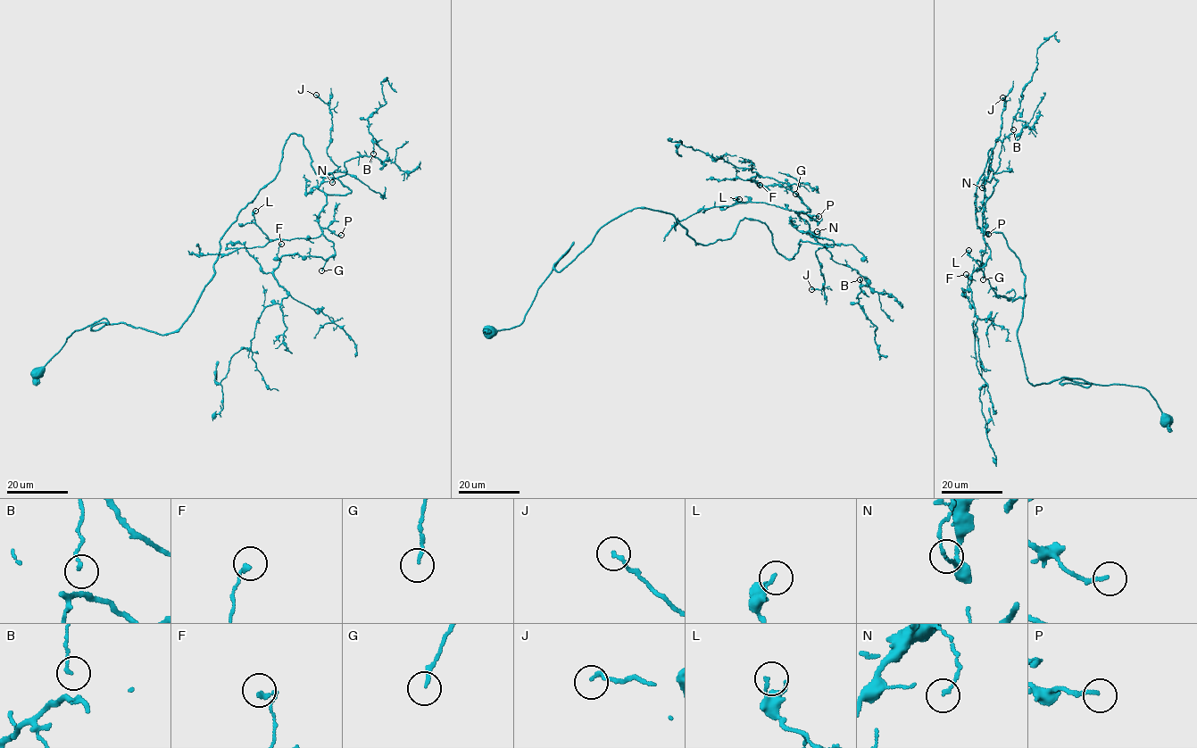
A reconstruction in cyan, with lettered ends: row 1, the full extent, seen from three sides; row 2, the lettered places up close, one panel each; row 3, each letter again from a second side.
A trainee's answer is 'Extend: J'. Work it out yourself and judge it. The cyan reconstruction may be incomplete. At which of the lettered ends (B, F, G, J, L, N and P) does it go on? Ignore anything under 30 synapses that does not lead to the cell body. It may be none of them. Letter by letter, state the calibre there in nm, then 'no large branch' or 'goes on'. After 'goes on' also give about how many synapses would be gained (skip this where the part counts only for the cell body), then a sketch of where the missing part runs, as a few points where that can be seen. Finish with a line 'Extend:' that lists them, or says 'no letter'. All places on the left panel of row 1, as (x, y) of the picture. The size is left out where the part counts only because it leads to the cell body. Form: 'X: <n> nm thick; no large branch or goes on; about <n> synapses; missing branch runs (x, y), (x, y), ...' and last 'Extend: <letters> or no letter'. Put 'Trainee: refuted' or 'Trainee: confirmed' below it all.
B: 130 nm thick; no large branch
F: 160 nm thick; no large branch
G: 130 nm thick; no large branch
J: 150 nm thick; no large branch
L: 150 nm thick; no large branch
N: 90 nm thick; no large branch
P: 150 nm thick; goes on; about 60 synapses; missing branch runs (341, 235), (336, 246), (362, 278), (361, 287), (376, 297), (394, 297)
Extend: P
Trainee: refuted

